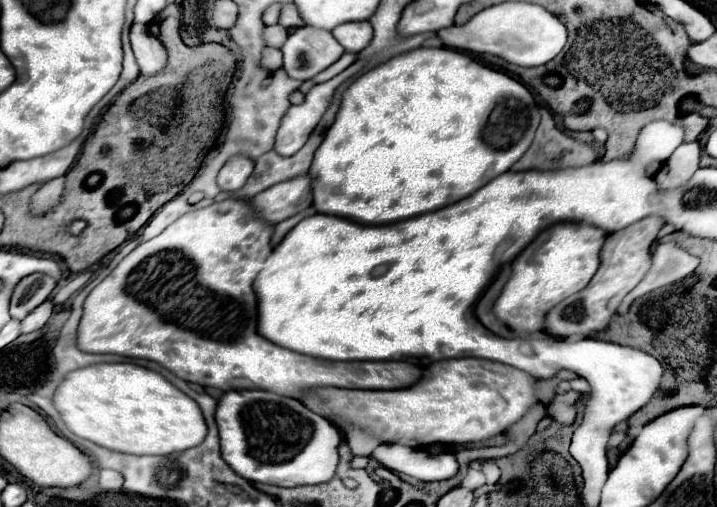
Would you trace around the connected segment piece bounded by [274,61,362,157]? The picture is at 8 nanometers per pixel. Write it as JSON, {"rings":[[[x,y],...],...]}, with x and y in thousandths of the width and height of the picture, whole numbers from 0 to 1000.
{"rings":[[[497,120],[483,140],[477,140],[471,152],[466,152],[466,156],[460,156],[455,164],[438,168],[432,176],[432,183],[427,187],[427,199],[421,207],[407,207],[402,215],[402,223],[396,227],[393,247],[388,254],[385,286],[382,286],[382,294],[391,306],[404,310],[430,278],[432,262],[438,258],[438,250],[449,235],[449,227],[452,227],[469,172],[477,160],[483,160],[485,152],[491,152],[502,132],[505,132],[505,120]]]}

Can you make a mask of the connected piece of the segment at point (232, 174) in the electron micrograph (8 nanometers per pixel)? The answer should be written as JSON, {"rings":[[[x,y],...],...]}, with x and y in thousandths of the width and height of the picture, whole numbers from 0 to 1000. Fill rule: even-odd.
{"rings":[[[324,306],[304,341],[304,365],[310,377],[332,377],[354,337],[354,318],[343,306]]]}

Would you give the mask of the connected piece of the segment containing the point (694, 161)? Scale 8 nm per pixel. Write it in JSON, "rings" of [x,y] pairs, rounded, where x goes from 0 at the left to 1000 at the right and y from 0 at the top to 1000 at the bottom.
{"rings":[[[974,278],[951,282],[937,310],[923,325],[923,333],[912,345],[921,373],[940,373],[957,361],[962,345],[976,329],[976,286]]]}

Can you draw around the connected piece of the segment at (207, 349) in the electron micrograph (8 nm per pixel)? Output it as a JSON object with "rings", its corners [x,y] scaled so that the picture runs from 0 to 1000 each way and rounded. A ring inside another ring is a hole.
{"rings":[[[315,393],[310,400],[296,400],[293,408],[254,424],[223,464],[195,479],[142,558],[137,558],[123,578],[117,594],[117,621],[109,641],[109,688],[120,696],[162,696],[181,708],[206,708],[226,720],[245,744],[282,763],[301,763],[310,771],[368,767],[407,787],[432,763],[555,767],[572,763],[572,755],[586,748],[586,724],[569,712],[452,712],[393,688],[363,665],[357,657],[360,617],[351,554],[379,495],[377,467],[379,444],[360,440],[360,432],[349,424],[343,393]],[[226,566],[240,578],[209,582],[209,574],[220,574]]]}

